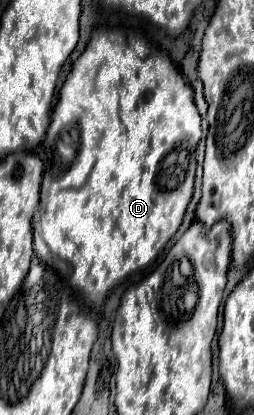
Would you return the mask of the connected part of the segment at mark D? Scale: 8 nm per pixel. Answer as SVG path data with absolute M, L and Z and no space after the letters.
M96 27L90 35L90 41L84 49L84 53L78 57L78 61L72 65L62 89L58 103L52 113L52 123L48 127L44 149L46 149L46 171L40 191L40 207L34 215L34 251L36 255L50 267L62 273L64 265L70 265L73 271L70 284L73 290L82 292L84 304L89 311L89 300L94 309L100 309L111 290L120 284L124 278L154 263L158 253L164 249L164 245L172 239L172 235L178 231L184 211L192 199L192 187L194 187L194 173L196 173L196 145L200 141L200 115L194 105L194 93L192 85L178 73L168 53L152 47L144 39L128 39L122 31L110 31L104 27Z

